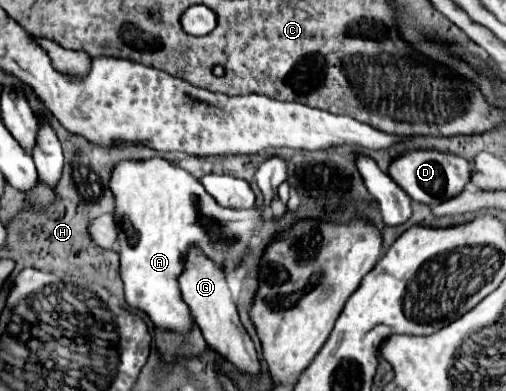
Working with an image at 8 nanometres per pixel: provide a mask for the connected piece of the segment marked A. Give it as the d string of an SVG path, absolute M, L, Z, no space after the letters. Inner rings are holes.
M153 157L147 161L121 161L111 171L109 189L113 189L115 197L115 223L117 223L117 241L119 241L119 257L121 257L121 279L125 283L125 299L129 307L145 311L157 327L173 329L177 333L187 333L193 325L191 313L181 299L179 283L175 277L181 275L183 259L189 245L197 245L207 257L217 263L225 261L225 245L231 243L239 233L251 235L255 233L257 225L263 221L263 211L269 207L271 197L287 179L287 161L283 157L267 157L255 174L255 179L261 192L264 194L265 207L263 209L249 209L249 211L235 211L225 209L215 203L215 199L203 189L203 185L189 175L185 169L173 165L171 161Z

